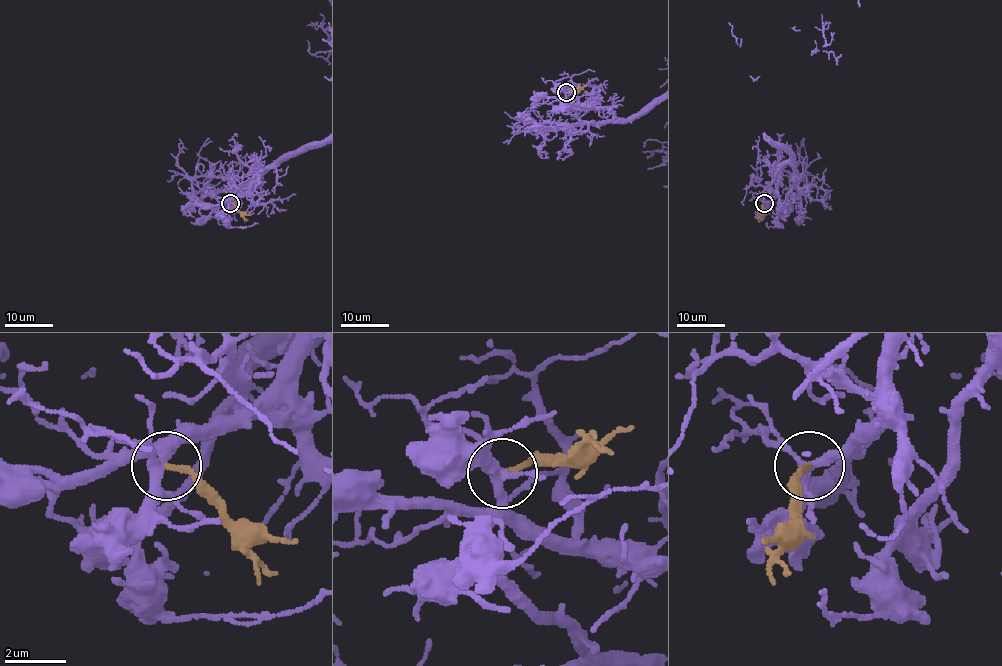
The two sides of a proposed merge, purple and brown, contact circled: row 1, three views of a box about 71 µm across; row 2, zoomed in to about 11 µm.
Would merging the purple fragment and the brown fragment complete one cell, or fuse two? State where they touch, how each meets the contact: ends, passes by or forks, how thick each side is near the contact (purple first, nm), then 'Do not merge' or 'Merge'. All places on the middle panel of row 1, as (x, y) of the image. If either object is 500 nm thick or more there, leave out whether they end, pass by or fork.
Place: (566, 92). At the ring purple forks. At the ring brown ends. Thickness 280 nm (purple) against 170 nm. Do not merge

